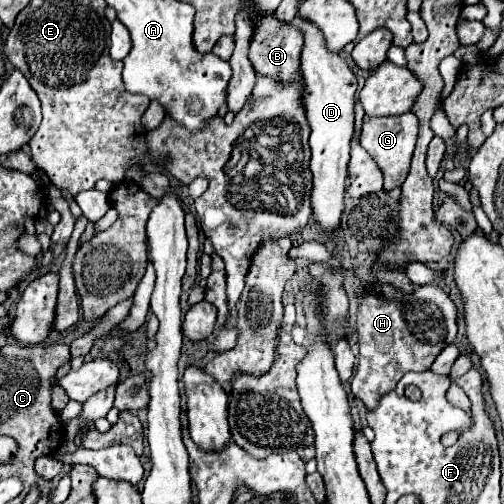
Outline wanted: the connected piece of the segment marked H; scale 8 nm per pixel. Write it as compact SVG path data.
M382 283L374 285L372 293L362 297L358 309L360 355L356 375L352 377L352 393L372 411L380 403L380 397L396 387L404 373L430 369L444 345L456 337L458 311L452 299L436 285L422 285L412 293L402 293Z

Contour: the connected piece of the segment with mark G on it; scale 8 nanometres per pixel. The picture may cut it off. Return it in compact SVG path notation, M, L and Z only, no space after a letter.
M404 113L398 117L380 117L380 119L368 117L364 121L360 143L380 165L380 169L384 173L384 189L386 191L392 187L400 187L404 183L408 169L410 169L416 137L418 137L418 121L416 121L414 113Z

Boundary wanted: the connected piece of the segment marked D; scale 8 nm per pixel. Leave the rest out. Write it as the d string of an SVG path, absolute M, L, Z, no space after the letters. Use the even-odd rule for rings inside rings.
M298 21L298 27L304 33L302 49L302 75L304 75L304 105L310 123L310 171L314 175L312 187L312 211L316 221L324 231L334 233L340 227L340 217L344 211L344 191L348 177L350 161L350 139L354 133L354 93L356 93L356 75L350 71L346 61L328 51L320 31L308 21Z

